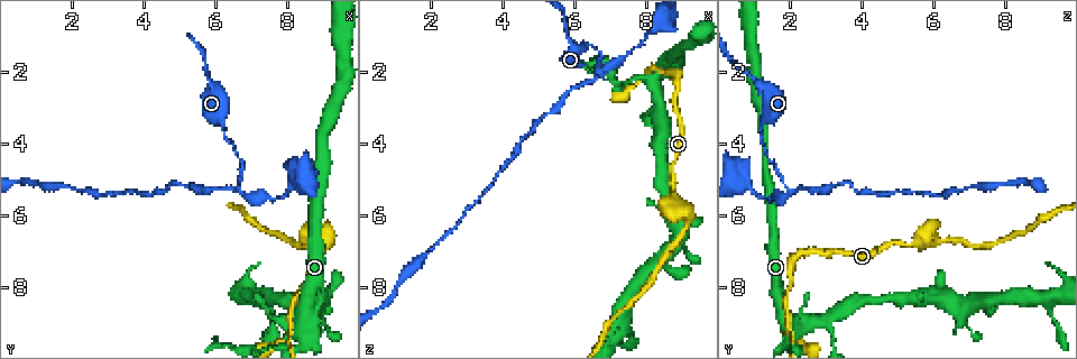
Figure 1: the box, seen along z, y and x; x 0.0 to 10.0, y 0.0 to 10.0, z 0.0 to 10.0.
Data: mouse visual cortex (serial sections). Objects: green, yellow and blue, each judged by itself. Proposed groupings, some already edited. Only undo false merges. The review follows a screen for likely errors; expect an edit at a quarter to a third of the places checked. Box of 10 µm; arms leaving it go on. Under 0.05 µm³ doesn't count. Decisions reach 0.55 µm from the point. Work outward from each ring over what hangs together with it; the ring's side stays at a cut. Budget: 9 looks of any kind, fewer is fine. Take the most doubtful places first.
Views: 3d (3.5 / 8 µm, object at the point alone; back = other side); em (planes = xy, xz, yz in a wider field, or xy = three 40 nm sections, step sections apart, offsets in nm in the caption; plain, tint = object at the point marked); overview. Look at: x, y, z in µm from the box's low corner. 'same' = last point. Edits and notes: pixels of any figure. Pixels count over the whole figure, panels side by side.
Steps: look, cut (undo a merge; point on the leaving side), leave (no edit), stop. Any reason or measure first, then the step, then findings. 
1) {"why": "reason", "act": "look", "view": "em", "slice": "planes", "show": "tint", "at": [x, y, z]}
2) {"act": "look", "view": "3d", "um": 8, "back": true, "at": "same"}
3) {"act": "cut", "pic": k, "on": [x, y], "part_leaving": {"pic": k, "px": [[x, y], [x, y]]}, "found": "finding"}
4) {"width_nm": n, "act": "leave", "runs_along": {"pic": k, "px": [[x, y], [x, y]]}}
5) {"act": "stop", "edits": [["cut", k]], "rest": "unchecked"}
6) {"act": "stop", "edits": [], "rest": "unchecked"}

{"why": "arms part here", "act": "look", "view": "3d", "um": 8, "at": [6.60, 5.30, 2.00]}

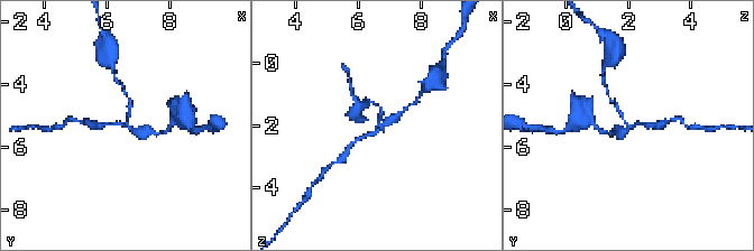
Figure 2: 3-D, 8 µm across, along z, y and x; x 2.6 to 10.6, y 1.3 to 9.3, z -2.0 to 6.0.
{"act": "look", "view": "3d", "um": 3.5, "at": "same"}

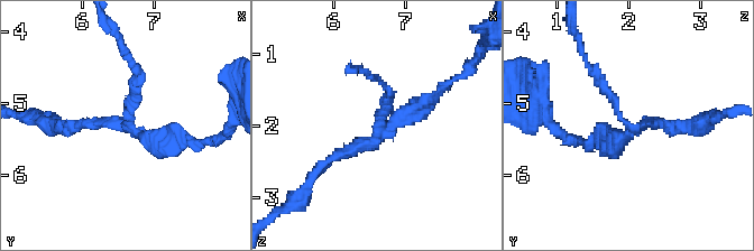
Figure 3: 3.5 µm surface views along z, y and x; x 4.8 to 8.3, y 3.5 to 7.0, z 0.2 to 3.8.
{"arms": 3, "arm_widths_nm": [150, 150, 300], "act": "look", "view": "em", "slice": "xy", "step": 2, "show": "tint", "at": [6.65, 5.30, 2.05]}

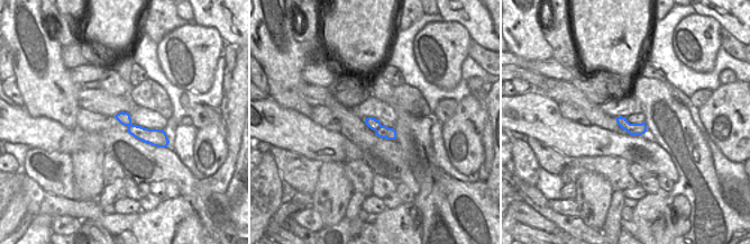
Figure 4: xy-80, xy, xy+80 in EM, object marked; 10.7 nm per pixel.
{"act": "cut", "pic": 3, "on": [88, 124], "border": {"pic": 4, "px": [[381, 125], [375, 130]]}, "found": "a second cell is stuck on"}

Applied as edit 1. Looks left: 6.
{"why": "arms part here", "act": "look", "view": "3d", "um": 8, "back": true, "at": [8.70, 6.80, 5.55]}

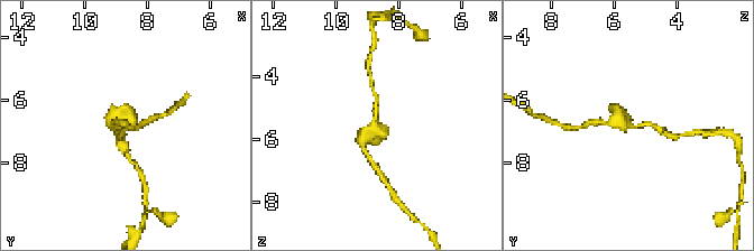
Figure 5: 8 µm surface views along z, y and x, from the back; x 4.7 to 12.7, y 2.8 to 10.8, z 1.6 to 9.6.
{"why": "closer look", "act": "look", "view": "3d", "um": 3.5, "at": "same"}

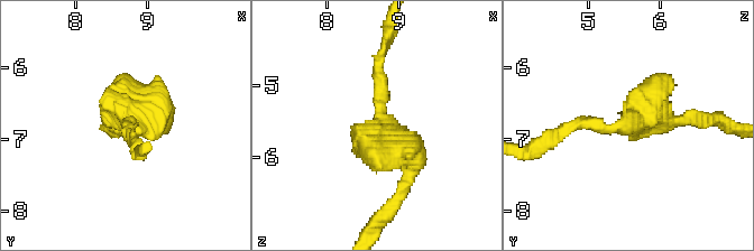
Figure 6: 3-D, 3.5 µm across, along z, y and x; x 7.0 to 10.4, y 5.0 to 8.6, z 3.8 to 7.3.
{"why": "shape alone is not enough", "act": "look", "view": "em", "slice": "xy", "step": 1, "show": "tint", "at": [8.75, 6.75, 5.65]}

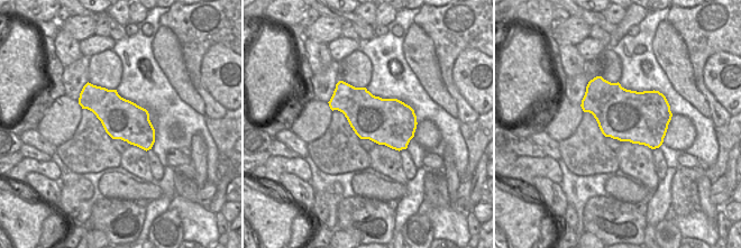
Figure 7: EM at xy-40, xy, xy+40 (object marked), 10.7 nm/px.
{"act": "leave", "runs_along": {"pic": 6, "px": [[377, 62], [402, 187]]}, "found": "continuous, no second cell"}

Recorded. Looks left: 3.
{"why": "abrupt turn", "act": "look", "view": "em", "slice": "xy", "step": 3, "show": "tint", "at": [8.90, 7.20, 2.10]}

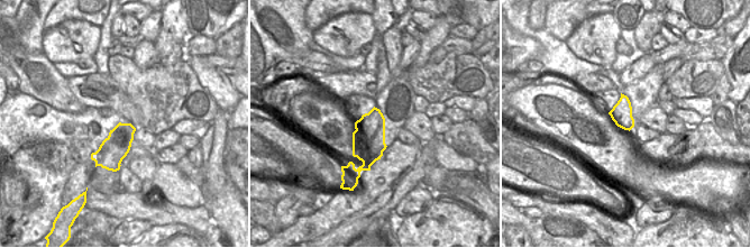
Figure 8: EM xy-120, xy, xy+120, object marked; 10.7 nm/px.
{"why": "see where the arms go", "act": "look", "view": "3d", "um": 3.5, "at": "same"}

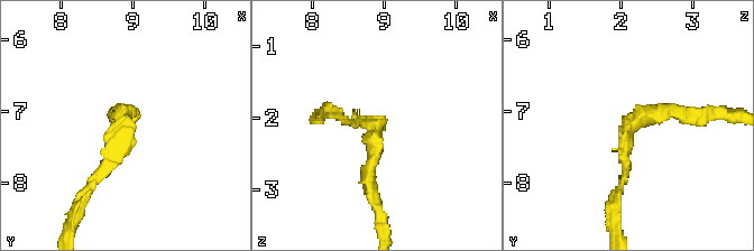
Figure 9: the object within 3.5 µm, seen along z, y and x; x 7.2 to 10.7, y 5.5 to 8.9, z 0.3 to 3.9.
{"act": "cut", "pic": 9, "on": [91, 182], "part_leaving": {"pic": 9, "px": [[116, 155], [88, 185], [67, 233]]}, "found": "a second cell is stuck on"}

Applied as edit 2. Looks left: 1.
{"act": "stop", "edits": [["cut", 3], ["cut", 9]], "rest": "unchecked"}

